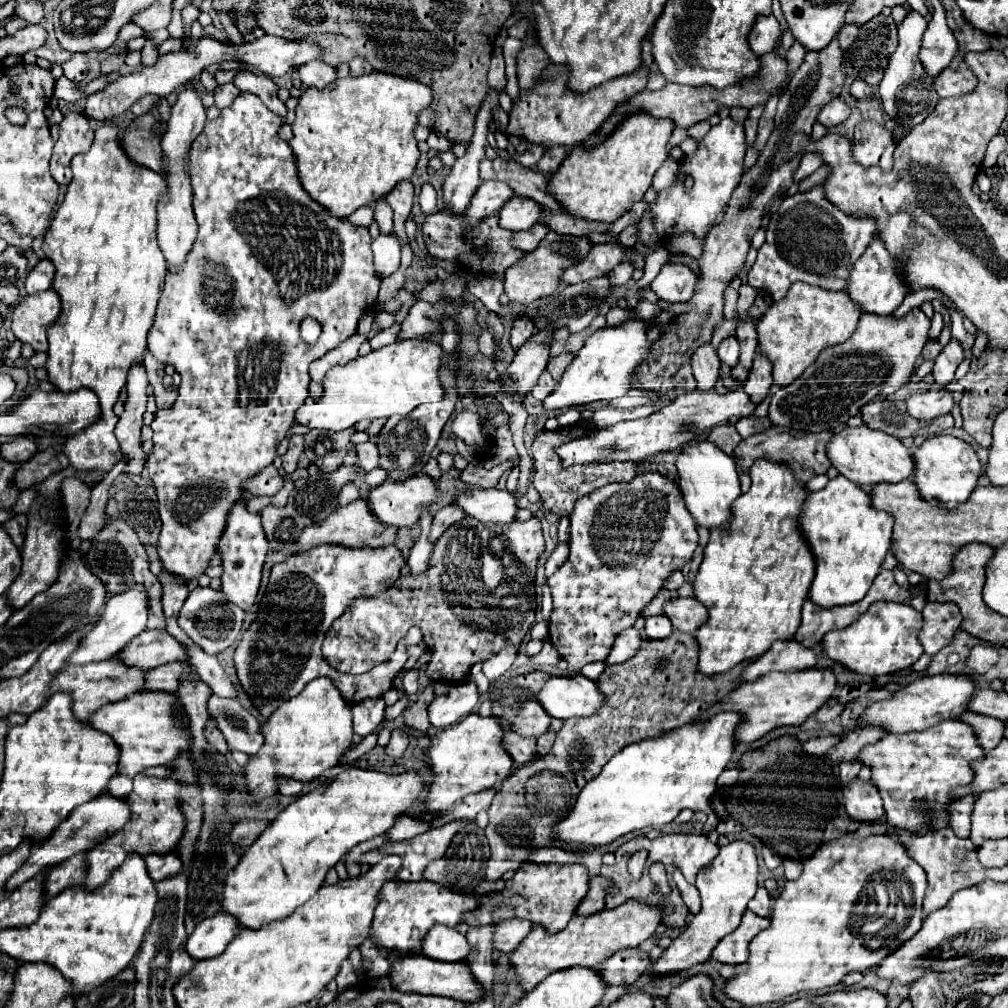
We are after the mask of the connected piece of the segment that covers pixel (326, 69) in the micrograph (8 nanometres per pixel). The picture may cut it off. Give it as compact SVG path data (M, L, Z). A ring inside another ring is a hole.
M317 59L301 65L297 71L299 71L303 85L307 85L307 87L321 89L321 87L325 87L337 79L337 69L323 63L323 61L317 61Z

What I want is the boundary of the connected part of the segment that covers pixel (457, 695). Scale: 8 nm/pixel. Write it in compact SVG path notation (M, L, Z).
M465 681L459 685L451 685L447 695L439 695L429 705L429 723L437 729L451 727L475 711L479 703L477 685L473 681Z

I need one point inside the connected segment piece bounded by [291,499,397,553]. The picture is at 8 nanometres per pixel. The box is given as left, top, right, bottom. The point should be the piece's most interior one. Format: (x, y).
(353, 526)

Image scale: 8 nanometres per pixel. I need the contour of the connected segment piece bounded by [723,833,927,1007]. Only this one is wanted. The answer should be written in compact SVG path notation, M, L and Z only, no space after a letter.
M843 833L839 841L823 843L811 859L805 861L805 869L799 879L787 881L781 889L779 897L775 899L771 907L771 925L769 929L761 931L749 945L749 959L737 973L737 977L729 979L723 987L725 995L745 1007L763 1005L763 1003L775 1003L789 995L795 995L799 991L813 991L823 987L839 985L841 979L851 971L865 971L871 967L877 967L879 963L865 963L865 947L861 945L859 937L851 935L849 931L849 917L851 907L857 901L861 887L865 887L867 879L873 873L891 873L889 881L903 881L903 891L915 893L915 905L921 905L923 891L927 887L925 871L907 857L905 847L893 837L893 835L869 835L861 841L853 841L853 833Z

